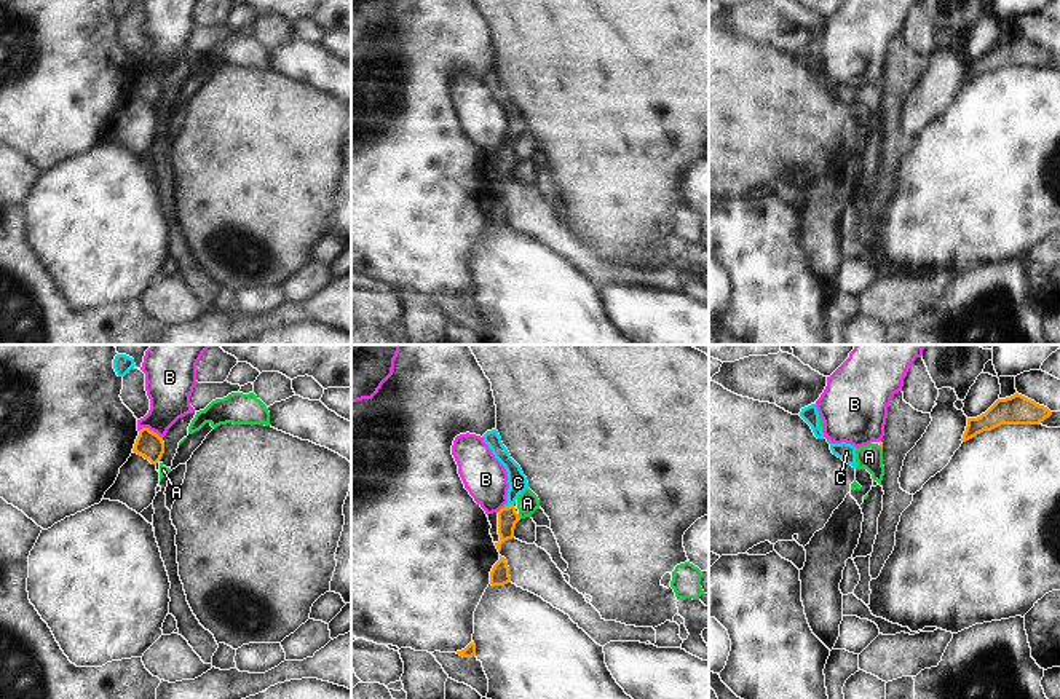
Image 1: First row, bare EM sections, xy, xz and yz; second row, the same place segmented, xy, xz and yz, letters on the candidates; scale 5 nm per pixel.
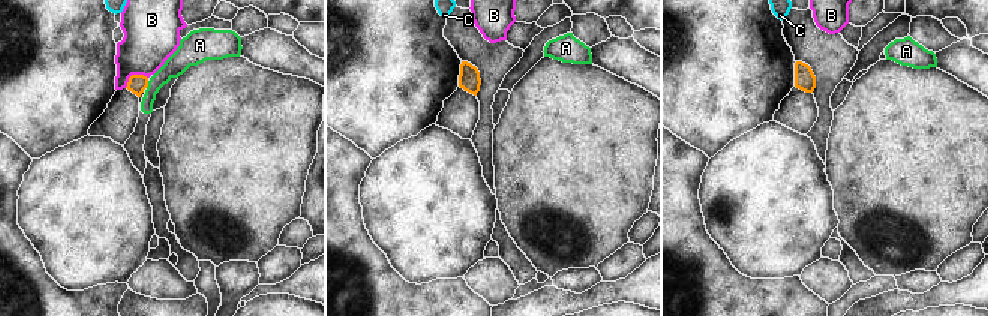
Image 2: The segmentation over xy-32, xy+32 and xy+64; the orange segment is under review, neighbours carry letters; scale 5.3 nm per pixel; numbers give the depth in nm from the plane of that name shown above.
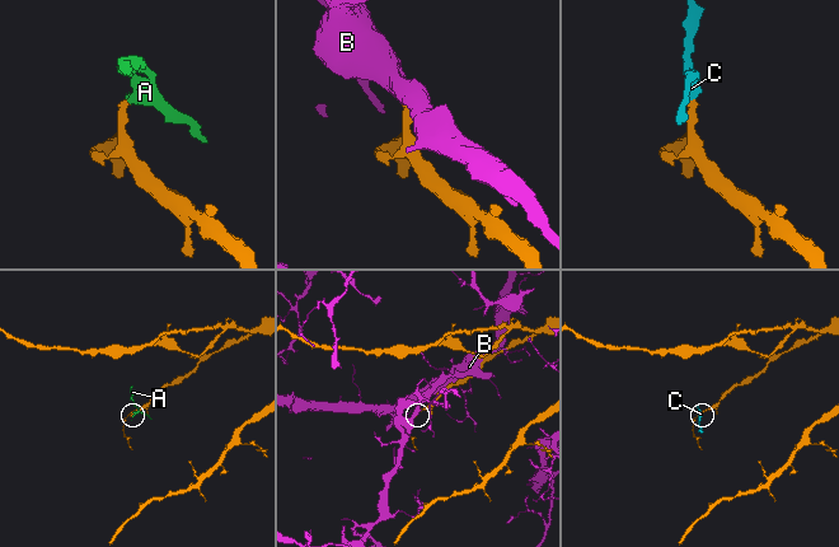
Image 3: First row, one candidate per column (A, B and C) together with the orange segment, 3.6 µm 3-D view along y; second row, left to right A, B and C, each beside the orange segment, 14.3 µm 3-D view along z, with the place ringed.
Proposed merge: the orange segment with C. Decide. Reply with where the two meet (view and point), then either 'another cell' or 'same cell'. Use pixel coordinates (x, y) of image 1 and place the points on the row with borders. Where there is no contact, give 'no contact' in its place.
meets orange in xz at (510, 505); same cell

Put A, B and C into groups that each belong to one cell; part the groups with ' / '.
A / B / C

